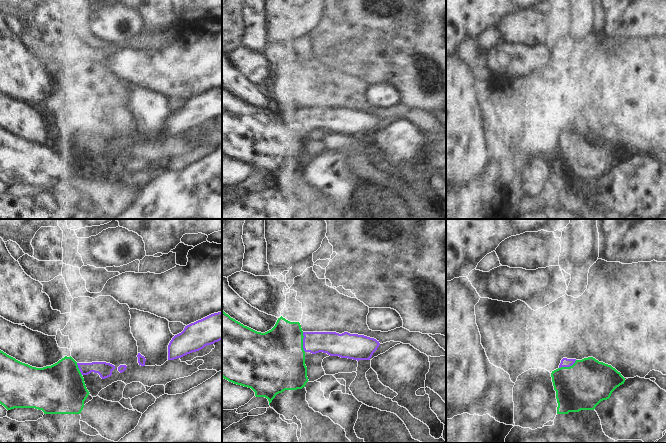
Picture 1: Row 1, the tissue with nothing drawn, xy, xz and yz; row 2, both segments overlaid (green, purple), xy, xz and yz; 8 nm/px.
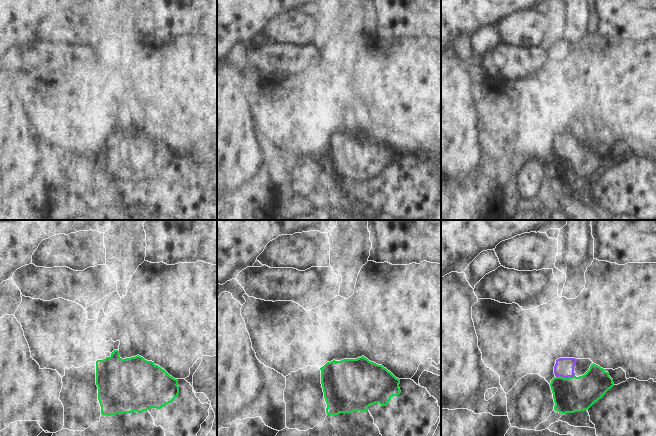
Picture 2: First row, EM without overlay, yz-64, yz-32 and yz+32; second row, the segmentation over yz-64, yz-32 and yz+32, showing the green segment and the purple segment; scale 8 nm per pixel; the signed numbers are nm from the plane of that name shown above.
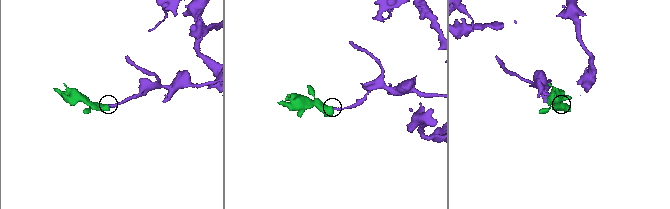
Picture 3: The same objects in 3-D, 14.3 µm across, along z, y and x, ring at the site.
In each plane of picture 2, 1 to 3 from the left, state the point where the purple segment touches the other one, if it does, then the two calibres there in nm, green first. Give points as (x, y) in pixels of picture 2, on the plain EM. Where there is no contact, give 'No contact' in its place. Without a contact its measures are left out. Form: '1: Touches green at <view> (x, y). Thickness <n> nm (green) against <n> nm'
1: No contact
2: Touches green at yz-32 (337, 137). Thickness 420 nm (green) against 20 nm
3: Touches green at yz+32 (565, 154). Thickness 280 nm (green) against 160 nm.

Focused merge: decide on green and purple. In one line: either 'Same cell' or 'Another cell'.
Same cell.

